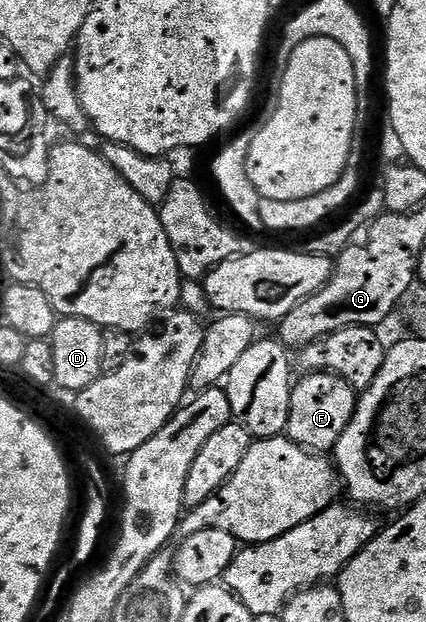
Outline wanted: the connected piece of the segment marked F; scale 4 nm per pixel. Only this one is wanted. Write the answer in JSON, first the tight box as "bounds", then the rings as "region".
{"bounds":[286,372,358,452],"region":[[[308,372],[292,387],[290,416],[286,437],[304,450],[313,452],[335,451],[342,432],[350,424],[356,411],[358,392],[344,378],[327,372]]]}

